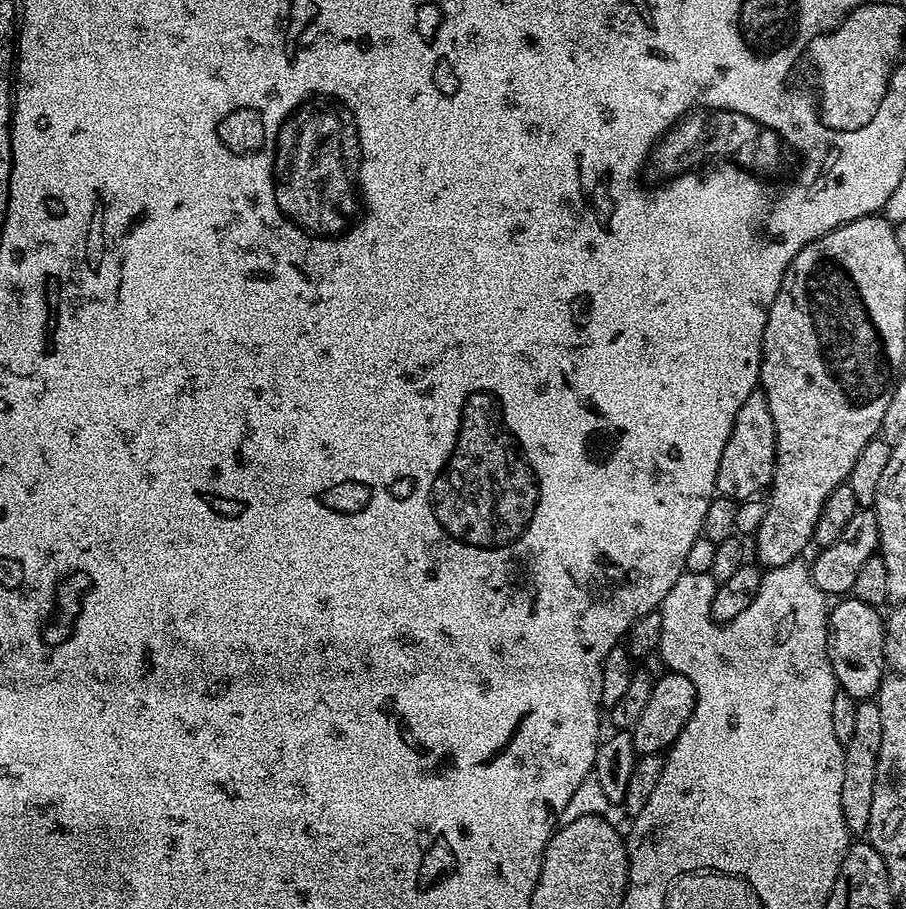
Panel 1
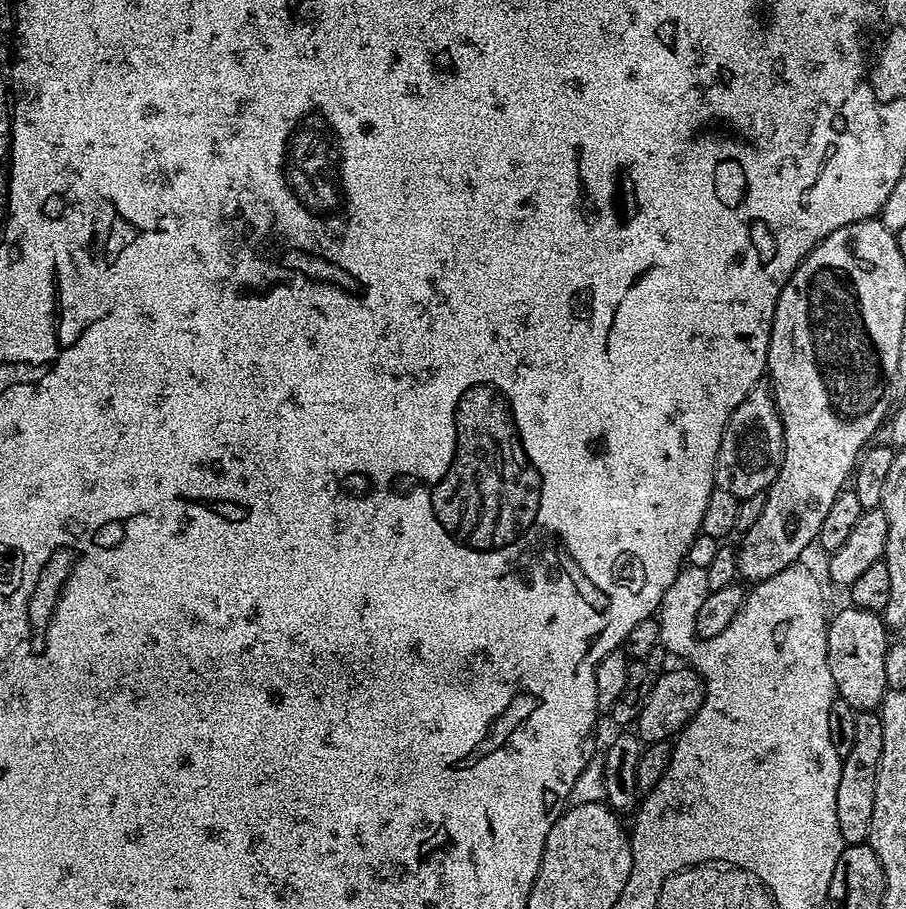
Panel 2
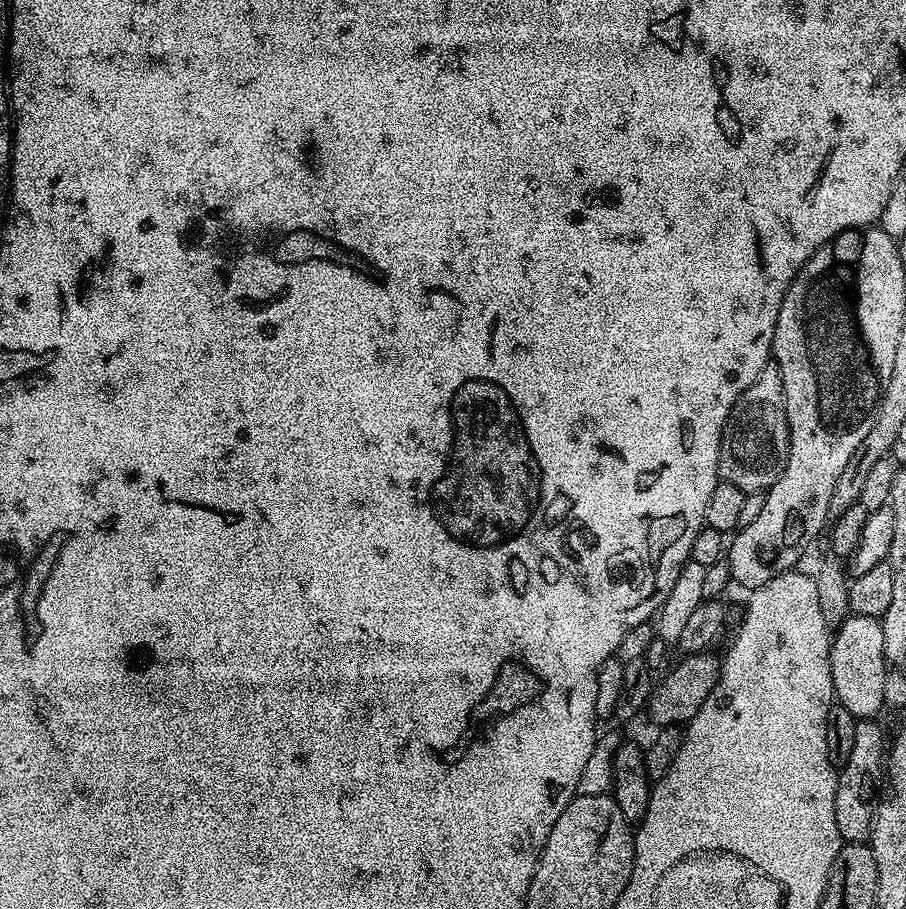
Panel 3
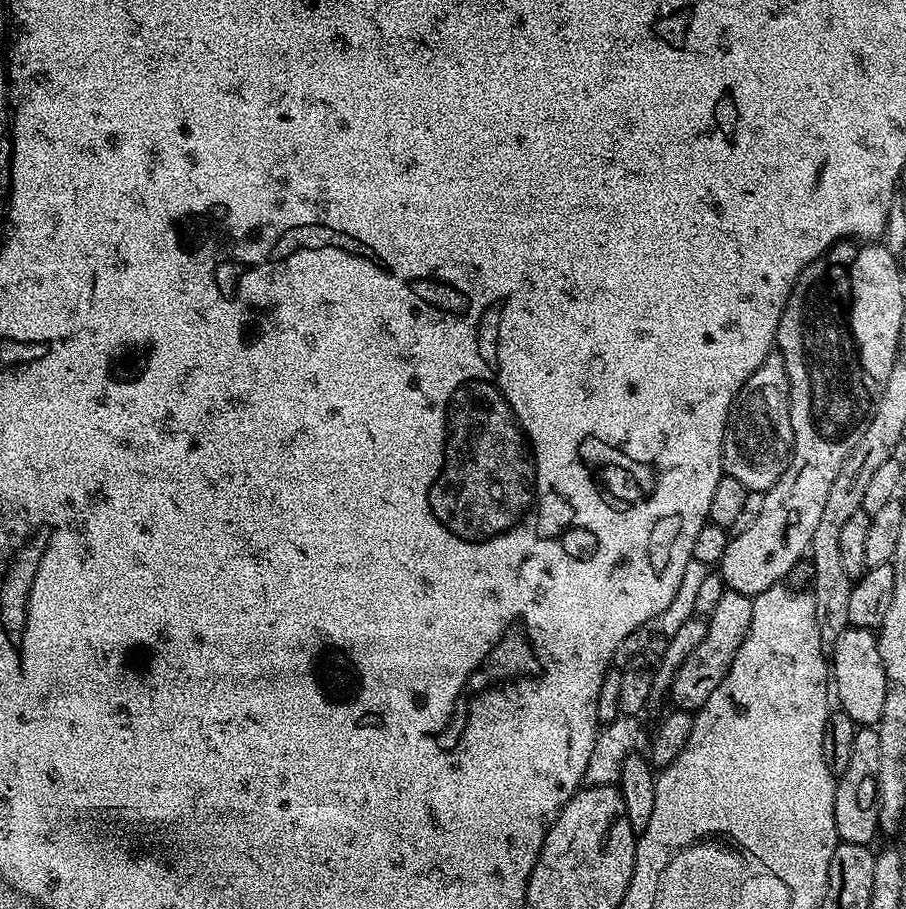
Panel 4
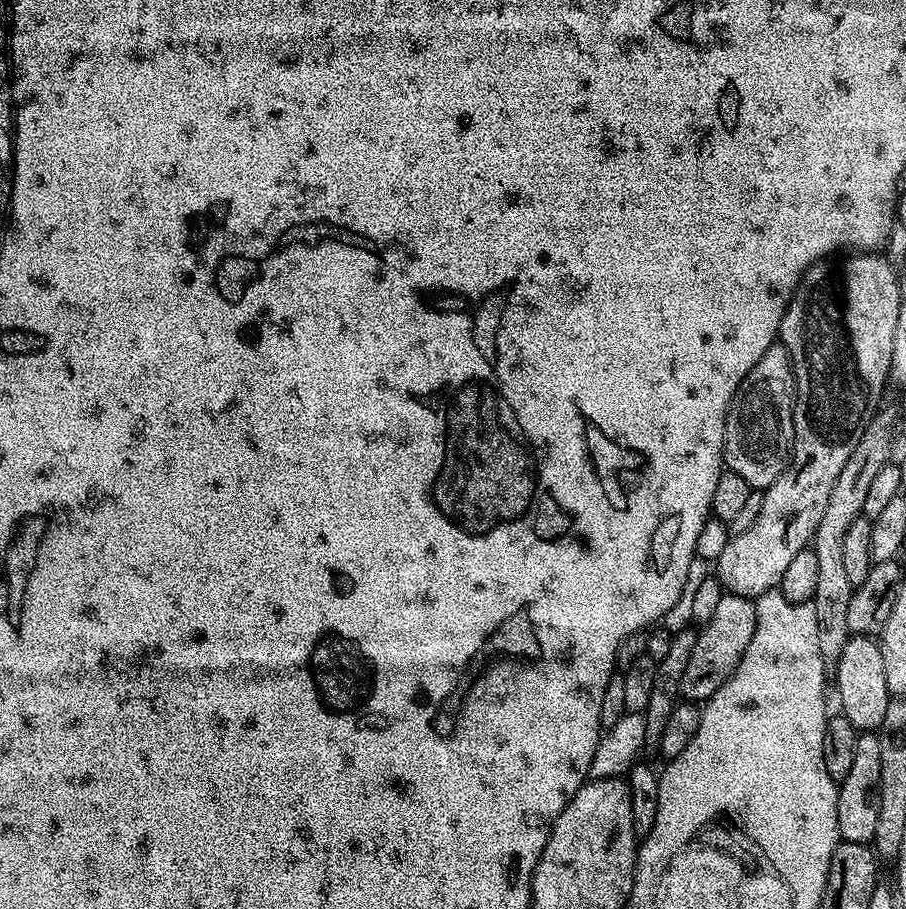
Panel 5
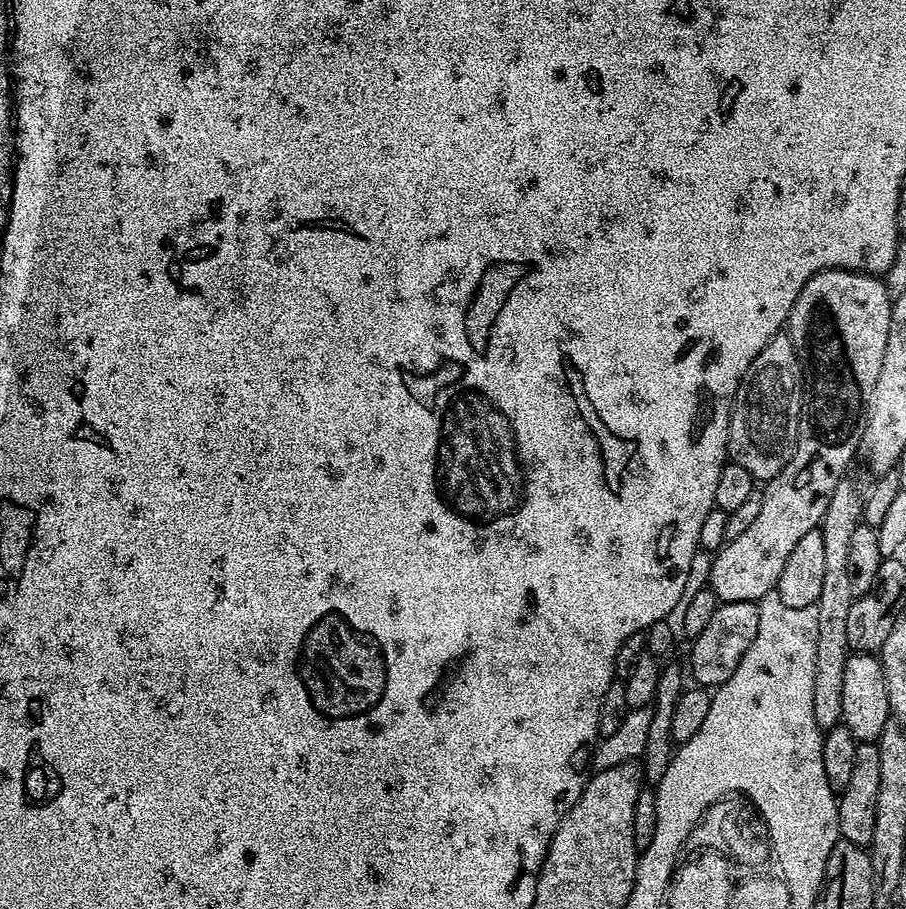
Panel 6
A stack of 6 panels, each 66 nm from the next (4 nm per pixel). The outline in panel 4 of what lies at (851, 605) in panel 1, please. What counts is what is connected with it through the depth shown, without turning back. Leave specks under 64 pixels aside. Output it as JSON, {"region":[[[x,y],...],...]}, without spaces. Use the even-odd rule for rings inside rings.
{"region":[[[853,628],[842,633],[838,642],[830,652],[830,680],[834,685],[834,696],[840,699],[839,707],[857,726],[875,726],[882,718],[882,706],[886,702],[886,694],[890,687],[886,678],[886,670],[882,670],[882,658],[878,655],[876,632],[870,628]]]}

